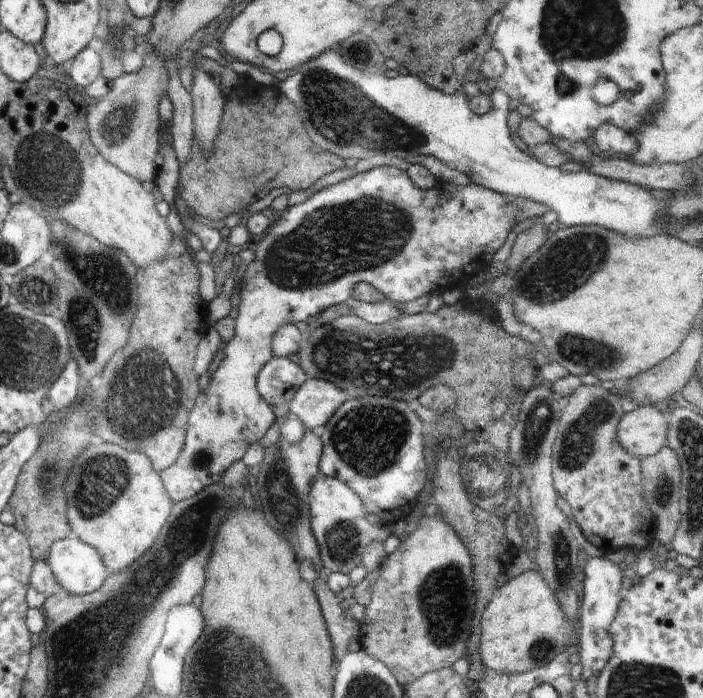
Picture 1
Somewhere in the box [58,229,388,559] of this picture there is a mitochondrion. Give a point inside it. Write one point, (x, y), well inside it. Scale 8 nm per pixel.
(148, 394)

